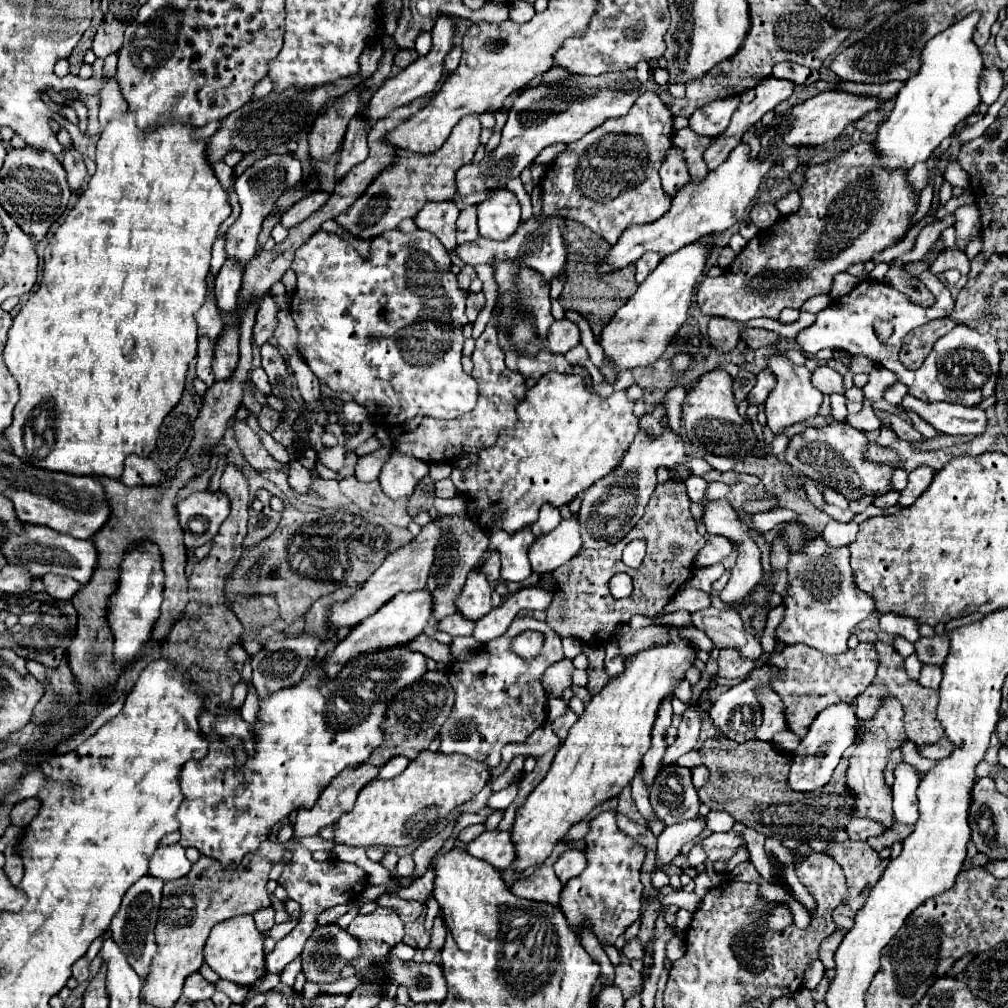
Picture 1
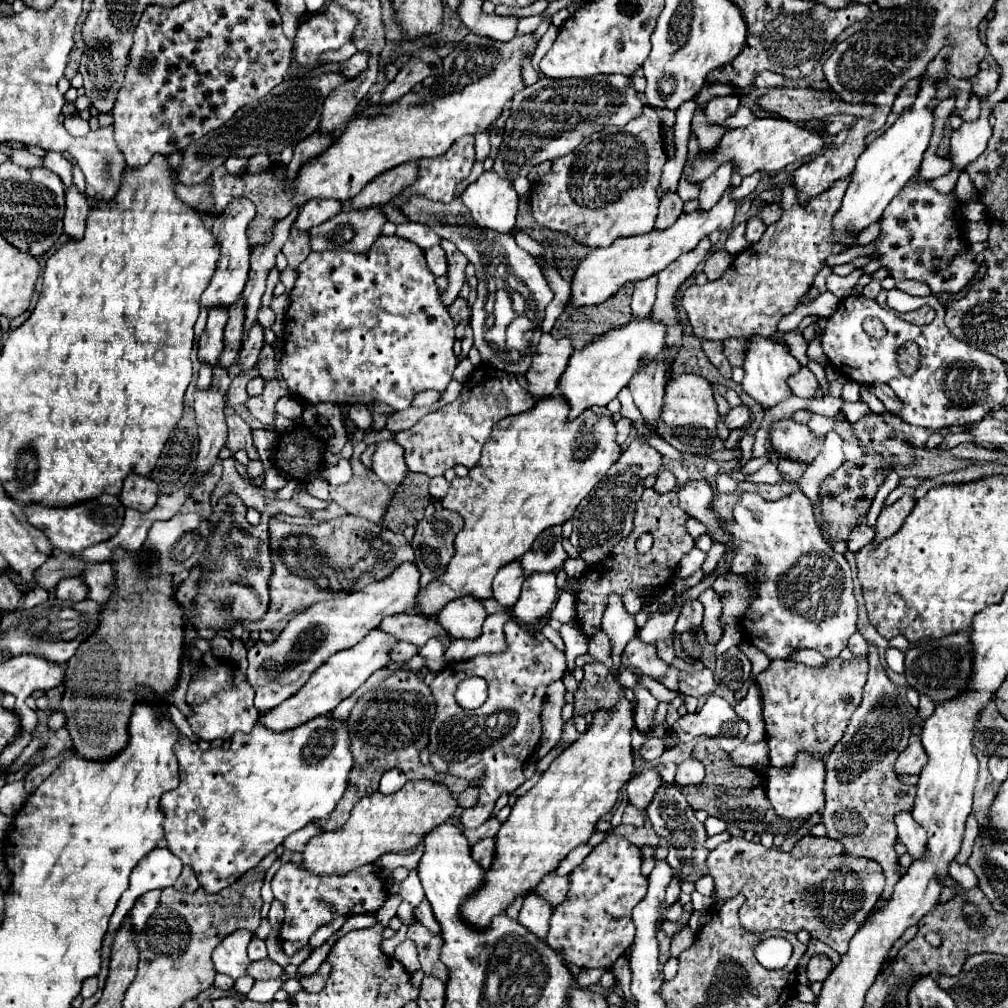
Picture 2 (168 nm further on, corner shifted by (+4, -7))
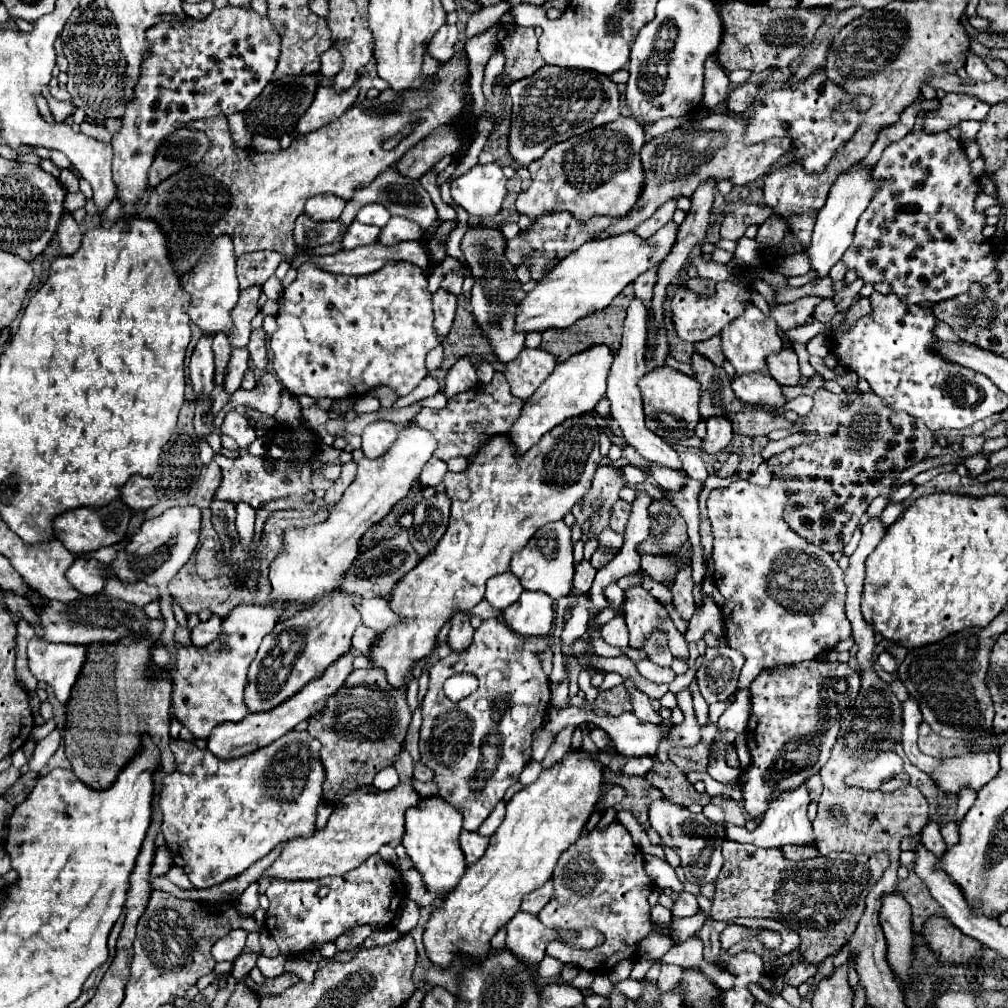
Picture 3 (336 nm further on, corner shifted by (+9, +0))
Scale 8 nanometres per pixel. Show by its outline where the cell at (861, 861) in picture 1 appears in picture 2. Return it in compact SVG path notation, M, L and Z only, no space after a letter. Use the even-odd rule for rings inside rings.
M730 837L728 841L720 843L714 851L710 851L706 865L716 883L716 891L718 891L716 905L722 905L736 893L742 893L746 897L738 913L740 923L746 931L766 933L770 929L782 929L788 933L798 933L800 929L808 929L812 937L828 943L840 955L848 951L848 941L854 937L856 929L870 915L872 907L876 905L884 889L884 873L880 865L872 859L848 857L846 853L828 859L810 857L810 855L794 859L790 853L784 853L780 849L766 849L764 845L760 843L756 845L752 841L746 841L744 837Z

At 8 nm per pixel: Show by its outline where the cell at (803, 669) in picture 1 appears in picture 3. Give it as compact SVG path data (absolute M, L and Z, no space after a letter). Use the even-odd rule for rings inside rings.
M809 660L809 662L801 662L795 666L779 666L771 672L763 672L749 688L751 694L751 718L747 724L747 748L751 754L751 764L749 768L741 774L741 794L743 794L743 810L751 816L751 820L759 820L765 812L771 800L775 800L775 796L783 794L783 790L793 790L795 786L801 786L803 782L807 782L807 778L811 778L813 774L817 774L823 764L827 764L829 756L831 756L831 748L835 744L835 740L839 738L841 732L841 722L843 718L849 714L849 710L855 706L857 694L861 688L861 678L859 674L843 662L829 662L829 660ZM789 742L799 742L799 750L797 750L797 758L799 762L781 762L781 750L785 744ZM803 744L809 744L803 756Z

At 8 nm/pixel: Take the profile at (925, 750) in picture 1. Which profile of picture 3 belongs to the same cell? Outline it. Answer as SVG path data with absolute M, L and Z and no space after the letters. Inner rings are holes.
M881 752L871 762L859 766L845 778L847 786L859 786L863 790L877 790L881 782L891 780L895 774L903 772L903 760L895 752Z

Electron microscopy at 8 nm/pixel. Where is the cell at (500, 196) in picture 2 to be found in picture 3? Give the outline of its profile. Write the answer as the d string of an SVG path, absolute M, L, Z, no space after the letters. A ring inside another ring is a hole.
M495 162L475 164L467 174L451 182L451 196L461 208L465 208L473 216L495 216L501 210L501 204L505 200L505 184L507 184L507 178L503 176L501 166L497 166Z

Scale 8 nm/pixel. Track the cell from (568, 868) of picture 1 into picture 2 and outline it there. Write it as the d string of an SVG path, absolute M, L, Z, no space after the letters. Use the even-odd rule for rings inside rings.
M546 875L542 879L542 883L536 887L538 895L542 895L544 899L548 899L552 905L558 905L566 899L568 893L568 877L560 877L560 875Z

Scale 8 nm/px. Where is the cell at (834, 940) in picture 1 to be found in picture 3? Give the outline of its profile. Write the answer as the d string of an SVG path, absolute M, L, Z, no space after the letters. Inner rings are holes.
M797 962L797 964L793 964L793 966L789 968L789 972L785 974L785 984L797 988L799 984L807 982L807 978L815 976L815 972L817 972L817 966L815 966L815 964L809 964L809 962Z

